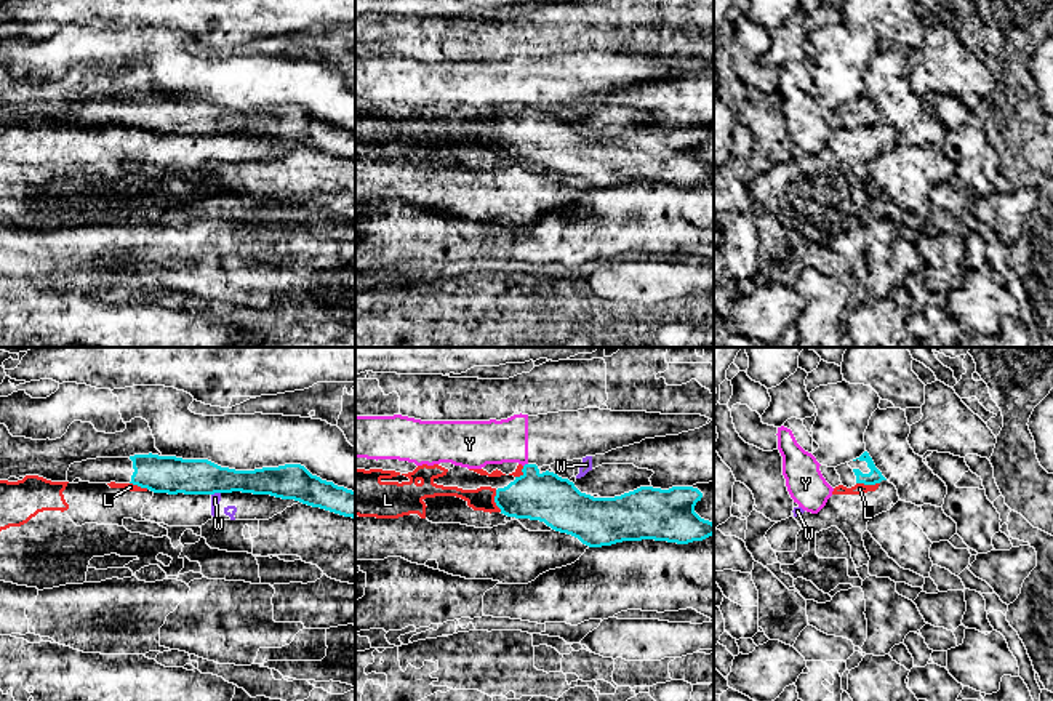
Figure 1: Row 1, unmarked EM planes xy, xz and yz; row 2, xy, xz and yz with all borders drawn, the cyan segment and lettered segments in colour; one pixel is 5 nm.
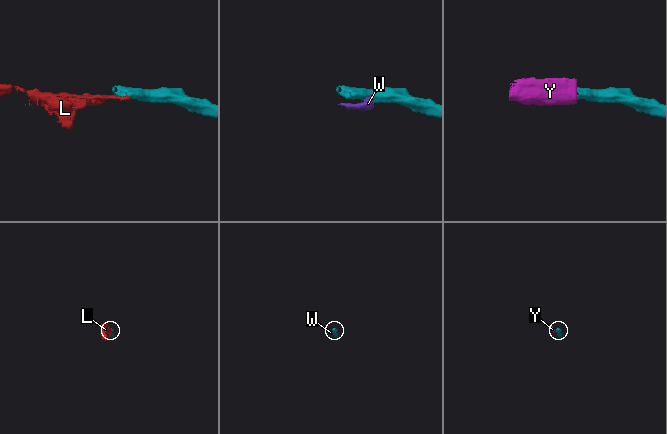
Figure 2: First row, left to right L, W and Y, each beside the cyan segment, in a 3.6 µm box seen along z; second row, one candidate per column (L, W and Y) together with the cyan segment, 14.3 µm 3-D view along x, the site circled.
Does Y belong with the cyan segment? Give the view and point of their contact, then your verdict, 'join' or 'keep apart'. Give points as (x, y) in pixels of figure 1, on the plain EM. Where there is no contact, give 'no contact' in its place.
contact xz (525, 106); keep apart

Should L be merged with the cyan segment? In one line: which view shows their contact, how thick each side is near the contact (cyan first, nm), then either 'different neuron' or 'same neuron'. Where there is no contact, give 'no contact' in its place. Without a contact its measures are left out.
yz | 70/60 nm | different neuron

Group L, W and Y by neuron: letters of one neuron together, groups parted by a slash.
L W / Y

